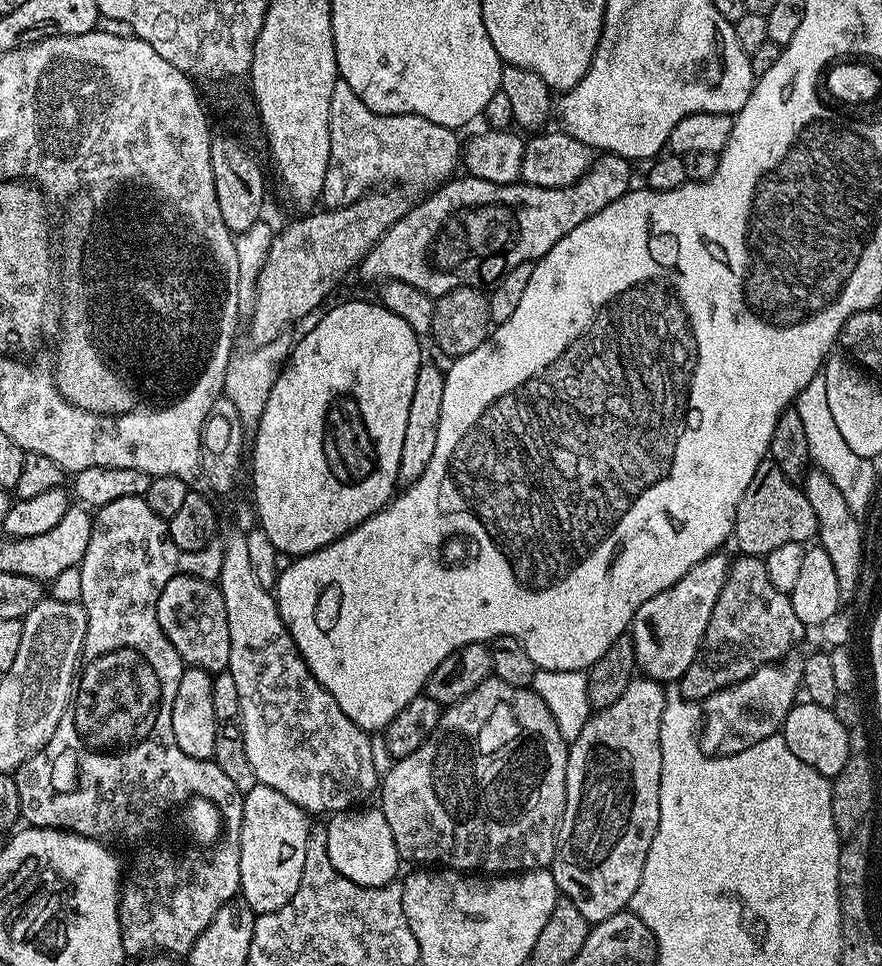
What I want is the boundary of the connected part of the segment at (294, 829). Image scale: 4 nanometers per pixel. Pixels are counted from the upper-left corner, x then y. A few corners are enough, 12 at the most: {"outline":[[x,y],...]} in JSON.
{"outline":[[245,792],[240,896],[276,912],[302,882],[310,816]]}

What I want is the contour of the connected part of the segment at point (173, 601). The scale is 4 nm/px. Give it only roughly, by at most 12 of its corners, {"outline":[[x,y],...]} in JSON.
{"outline":[[181,574],[156,598],[164,639],[190,668],[228,671],[226,602]]}

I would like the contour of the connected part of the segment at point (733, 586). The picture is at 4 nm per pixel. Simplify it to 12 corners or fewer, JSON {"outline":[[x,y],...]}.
{"outline":[[763,559],[729,563],[688,700],[750,678],[806,632]]}

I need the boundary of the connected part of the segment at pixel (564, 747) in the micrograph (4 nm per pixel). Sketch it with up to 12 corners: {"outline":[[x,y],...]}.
{"outline":[[489,678],[378,788],[401,861],[548,868],[569,741]]}

